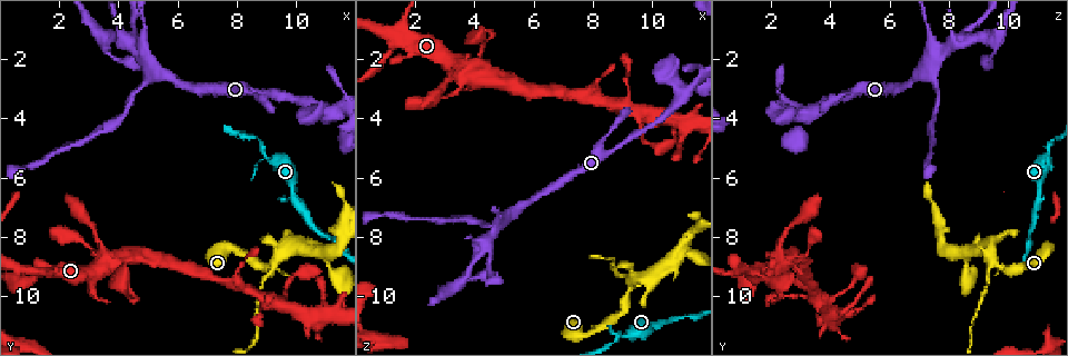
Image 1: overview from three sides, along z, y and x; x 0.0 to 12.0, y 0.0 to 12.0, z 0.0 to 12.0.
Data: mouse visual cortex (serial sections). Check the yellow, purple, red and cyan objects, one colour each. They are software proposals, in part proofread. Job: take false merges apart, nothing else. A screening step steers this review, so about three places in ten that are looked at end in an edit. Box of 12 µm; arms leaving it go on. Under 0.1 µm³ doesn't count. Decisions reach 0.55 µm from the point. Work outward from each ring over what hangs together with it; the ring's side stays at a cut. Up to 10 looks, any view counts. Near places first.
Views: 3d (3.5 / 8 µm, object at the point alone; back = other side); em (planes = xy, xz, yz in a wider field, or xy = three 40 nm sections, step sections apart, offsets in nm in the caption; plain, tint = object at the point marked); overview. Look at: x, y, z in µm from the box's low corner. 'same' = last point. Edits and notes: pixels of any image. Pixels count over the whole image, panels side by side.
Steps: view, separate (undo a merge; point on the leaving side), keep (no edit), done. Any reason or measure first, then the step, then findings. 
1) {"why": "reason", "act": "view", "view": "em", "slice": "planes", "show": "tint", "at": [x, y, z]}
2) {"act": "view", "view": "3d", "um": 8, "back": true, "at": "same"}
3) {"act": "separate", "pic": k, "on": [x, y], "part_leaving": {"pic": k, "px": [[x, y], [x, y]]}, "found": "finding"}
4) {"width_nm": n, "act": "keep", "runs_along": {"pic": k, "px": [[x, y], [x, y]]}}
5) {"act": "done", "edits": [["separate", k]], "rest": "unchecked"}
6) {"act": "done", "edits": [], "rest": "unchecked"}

{"why": "calibre changes", "act": "view", "view": "3d", "um": 3.5, "at": [8.9, 5.2, 11.3]}

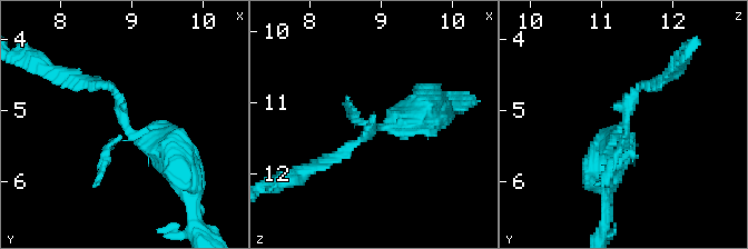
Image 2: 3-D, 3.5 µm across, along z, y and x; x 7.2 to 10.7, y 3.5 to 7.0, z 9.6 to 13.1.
{"act": "view", "view": "em", "slice": "planes", "show": "tint", "at": [8.95, 5.20, 11.30]}

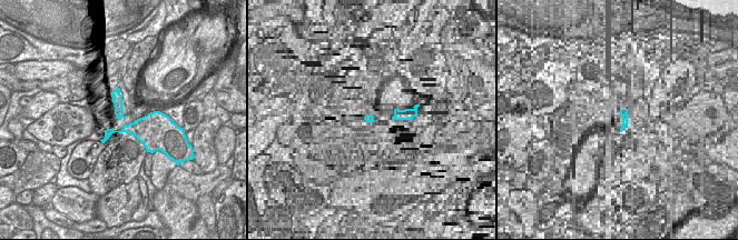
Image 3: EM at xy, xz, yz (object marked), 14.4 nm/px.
{"act": "keep", "found": "one cell here"}

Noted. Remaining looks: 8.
{"why": "arms part here", "act": "view", "view": "3d", "um": 3.5, "at": [5.3, 2.5, 7.1]}

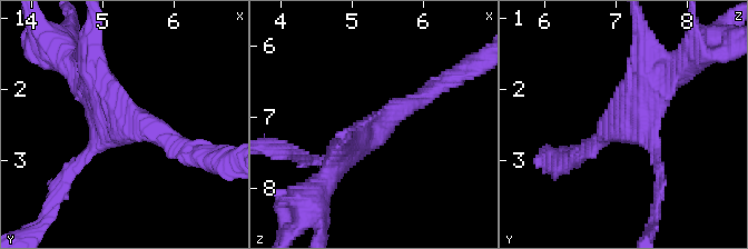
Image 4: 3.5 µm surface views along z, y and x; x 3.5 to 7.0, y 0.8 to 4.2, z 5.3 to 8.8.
{"arms": 3, "arm_widths_nm": [200, 200, 400], "why": "shape alone is not enough", "act": "view", "view": "em", "slice": "xy", "step": 5, "show": "tint", "at": [5.30, 2.50, 7.15]}

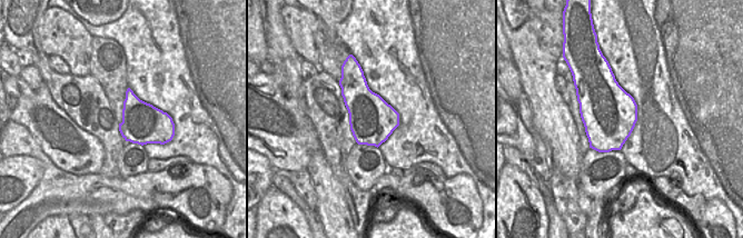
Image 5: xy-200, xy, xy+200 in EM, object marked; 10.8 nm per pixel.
{"act": "keep", "found": "continuous, no second cell"}

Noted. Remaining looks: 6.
{"why": "four or more arms meet", "act": "view", "view": "3d", "um": 3.5, "at": [4.3, 1.3, 8.4]}

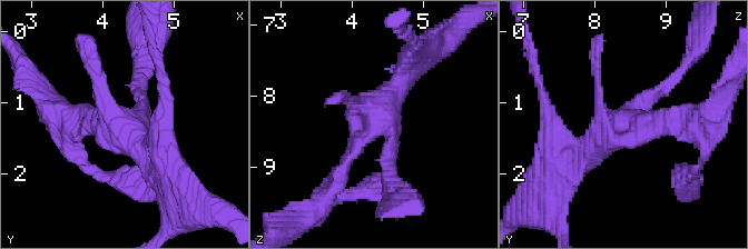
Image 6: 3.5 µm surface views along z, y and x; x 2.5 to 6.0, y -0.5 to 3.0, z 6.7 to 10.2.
{"arms": 4, "arm_widths_nm": [150, 200, 200, 350], "why": "now the EM", "act": "view", "view": "em", "slice": "xy", "step": 5, "show": "tint", "at": [4.35, 1.35, 8.40]}

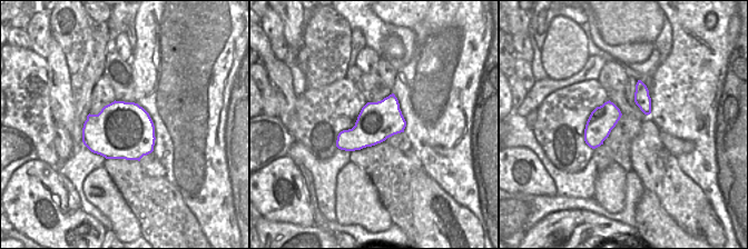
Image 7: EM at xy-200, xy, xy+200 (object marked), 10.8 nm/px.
{"act": "keep", "runs_along": {"pic": 6, "px": [[411, 71], [376, 108], [340, 182]]}, "found": "one cell here"}

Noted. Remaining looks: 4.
{"why": "three-way junction", "act": "view", "view": "3d", "um": 3.5, "at": [9.3, 8.9, 9.5]}

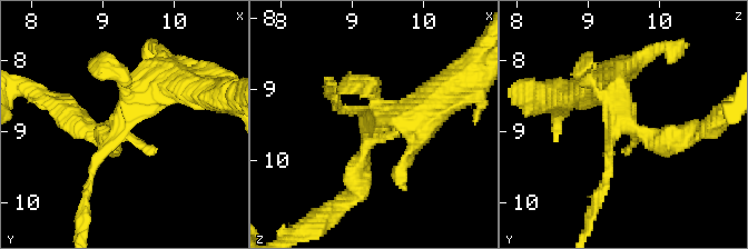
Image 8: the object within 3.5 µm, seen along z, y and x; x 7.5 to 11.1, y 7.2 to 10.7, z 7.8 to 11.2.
{"act": "view", "view": "em", "slice": "xy", "step": 3, "show": "tint", "at": [9.20, 8.85, 9.55]}

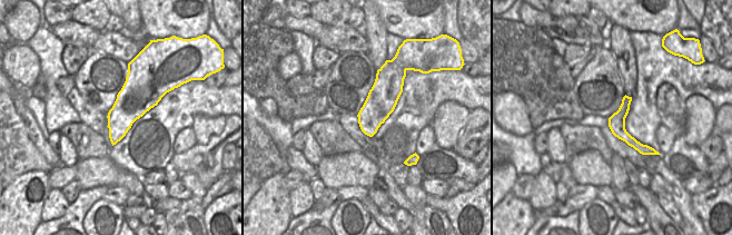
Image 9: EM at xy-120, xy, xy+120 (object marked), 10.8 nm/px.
{"act": "keep", "found": "continuous, no second cell"}

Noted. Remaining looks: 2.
{"act": "done", "edits": [], "rest": "unchecked"}

